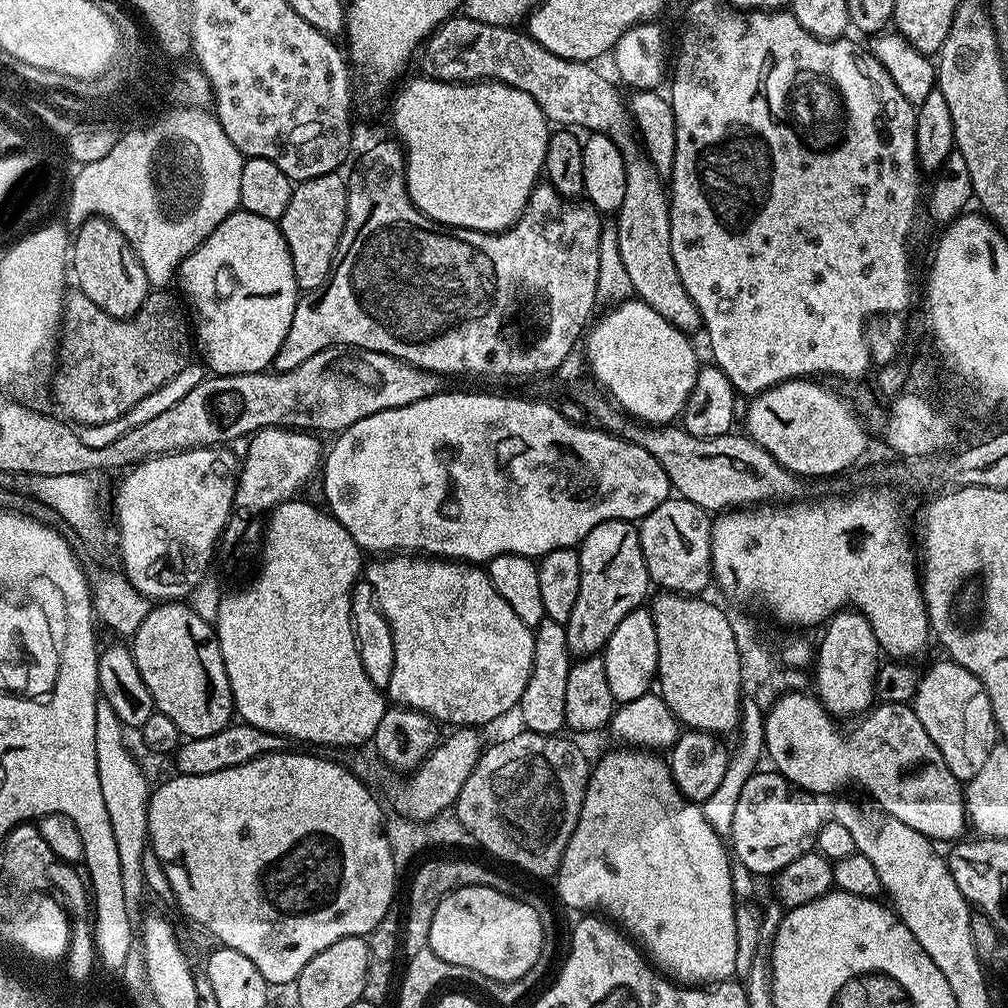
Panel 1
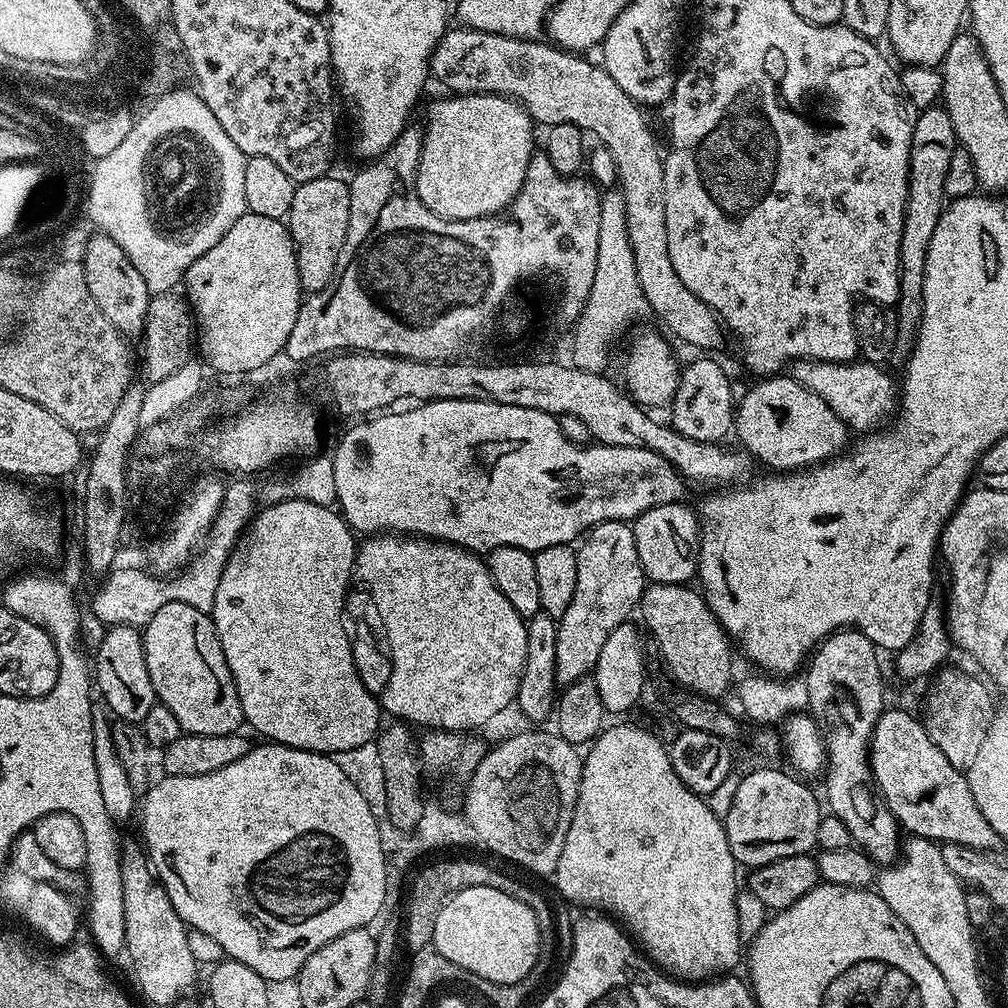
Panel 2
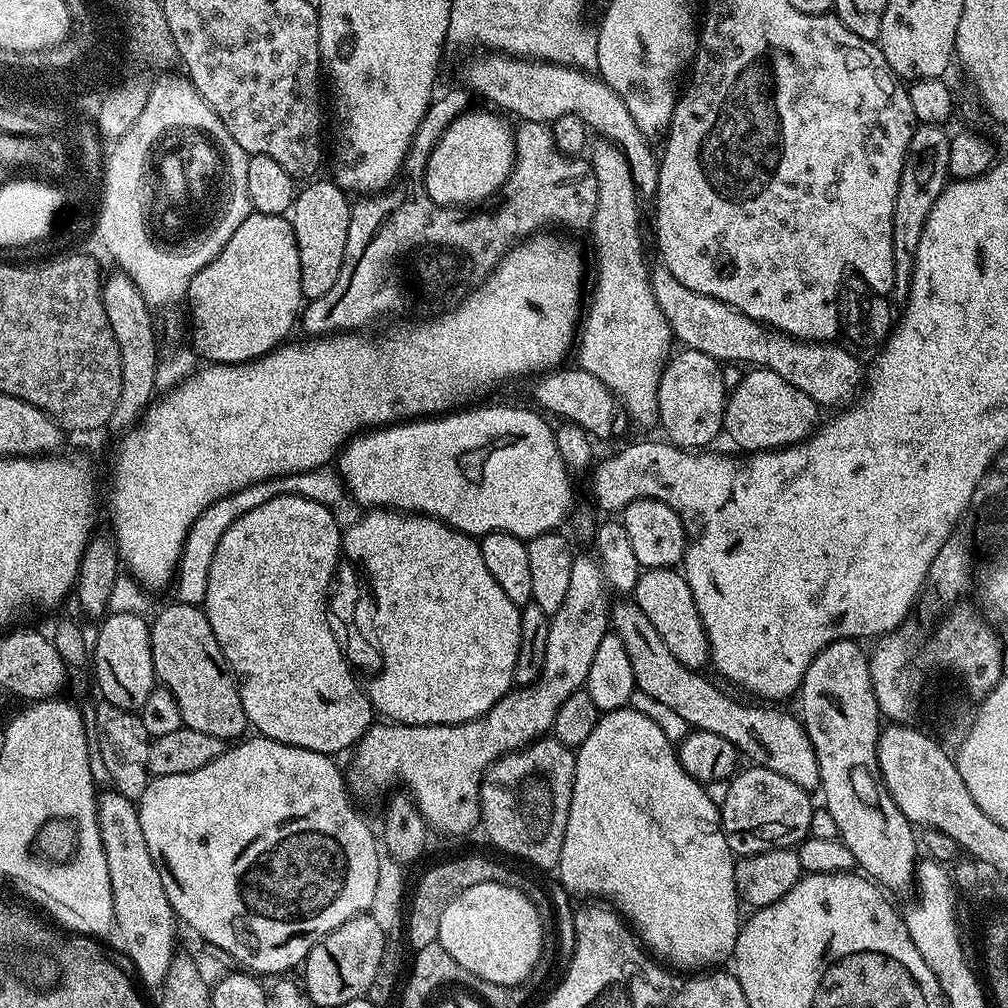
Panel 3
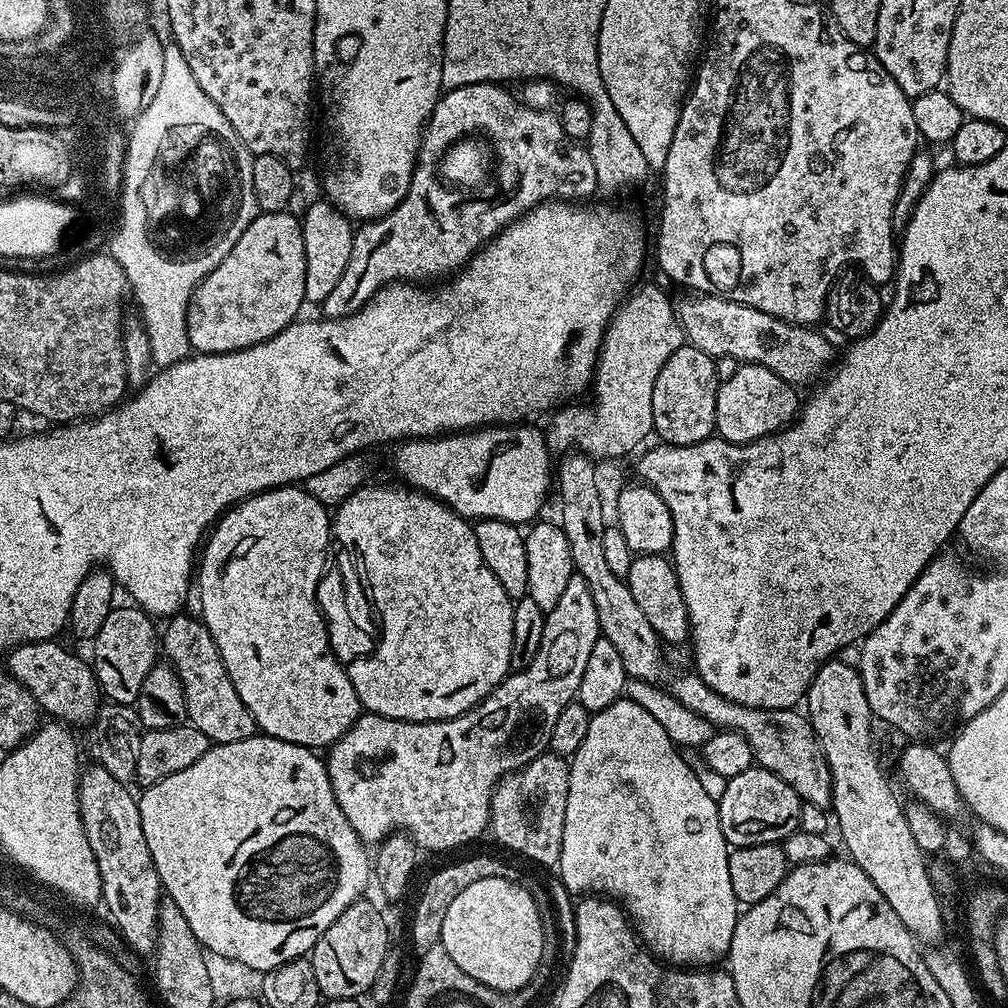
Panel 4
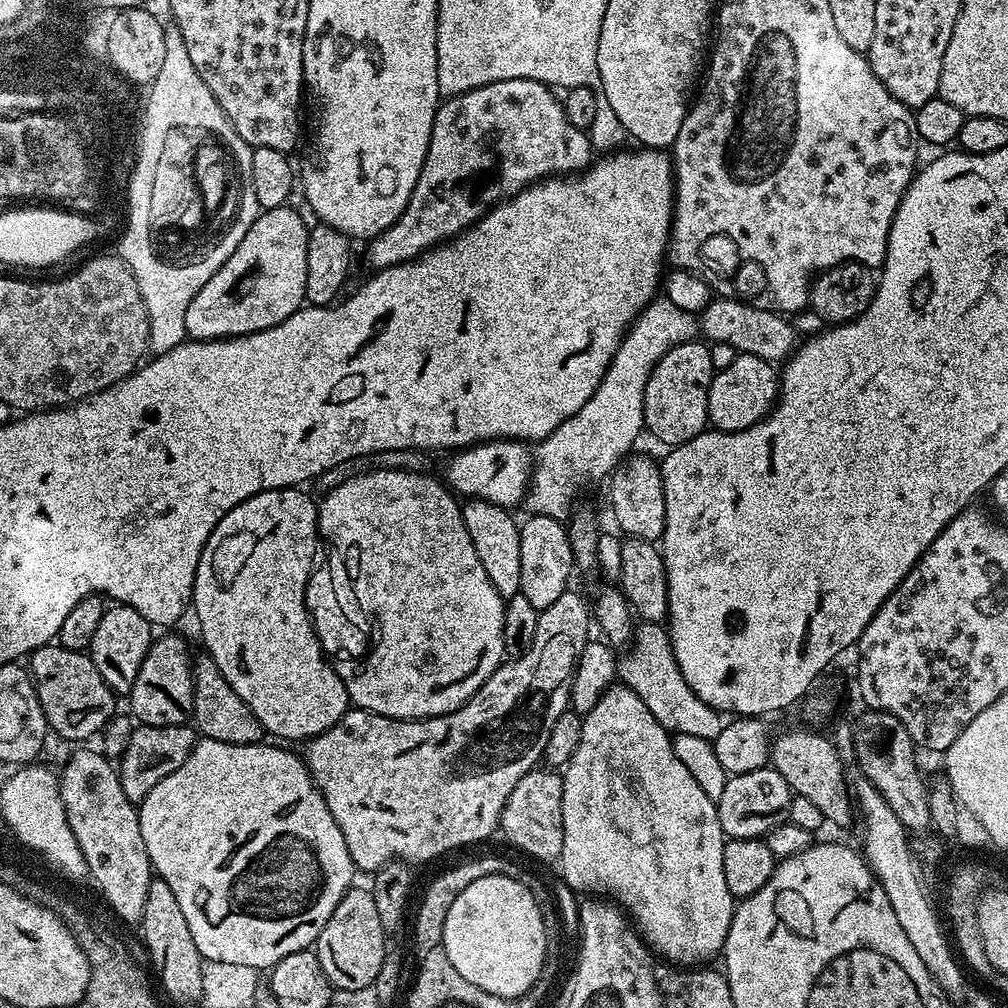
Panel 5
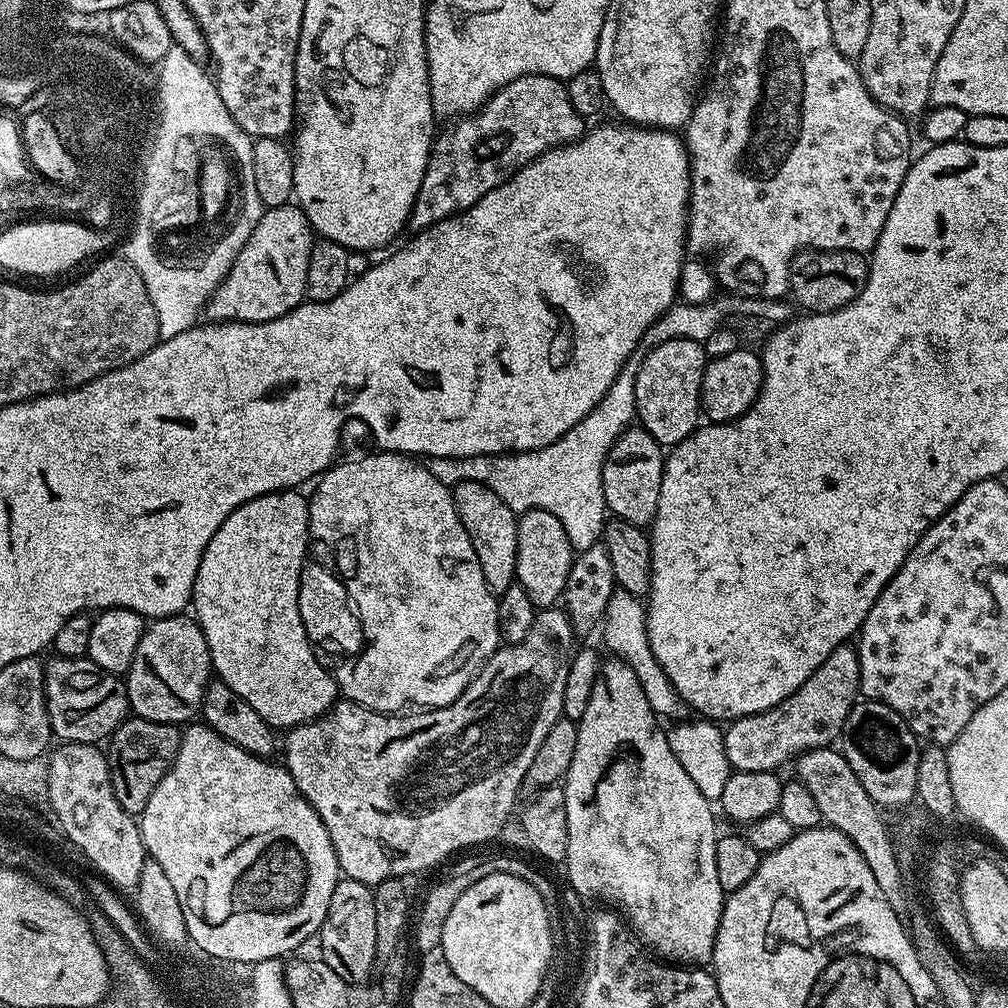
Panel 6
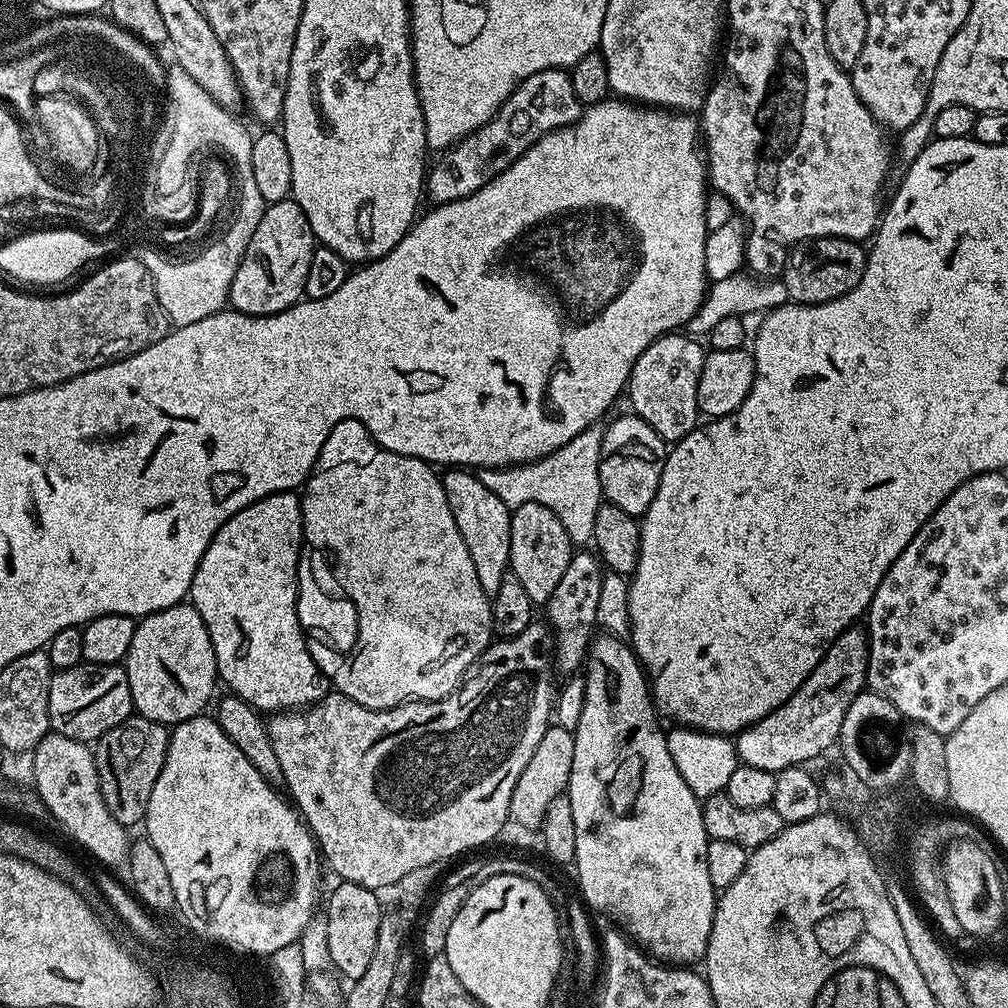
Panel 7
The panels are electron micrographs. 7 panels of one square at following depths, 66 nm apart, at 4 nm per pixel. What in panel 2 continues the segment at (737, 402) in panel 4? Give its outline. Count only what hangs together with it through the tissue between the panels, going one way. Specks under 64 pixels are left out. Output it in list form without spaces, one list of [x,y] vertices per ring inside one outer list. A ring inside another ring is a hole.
[[[790,374],[765,376],[755,383],[735,405],[734,436],[740,439],[739,447],[759,463],[761,460],[769,464],[772,470],[799,470],[831,460],[849,443],[848,425],[838,418],[838,414],[834,414],[834,410],[830,410],[830,406],[826,406],[826,402],[822,402],[822,398],[818,398],[818,394],[814,394],[814,390],[806,390],[806,386],[802,386]]]

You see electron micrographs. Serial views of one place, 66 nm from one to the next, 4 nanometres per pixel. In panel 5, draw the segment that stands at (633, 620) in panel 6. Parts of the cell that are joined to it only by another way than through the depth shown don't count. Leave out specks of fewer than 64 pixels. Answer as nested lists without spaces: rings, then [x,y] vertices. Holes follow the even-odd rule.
[[[639,623],[634,632],[634,641],[626,651],[624,656],[622,654],[617,659],[617,677],[649,707],[650,714],[653,714],[659,725],[670,734],[690,734],[708,741],[716,740],[724,729],[725,719],[716,708],[702,702],[690,690],[673,656],[671,637],[661,623]]]

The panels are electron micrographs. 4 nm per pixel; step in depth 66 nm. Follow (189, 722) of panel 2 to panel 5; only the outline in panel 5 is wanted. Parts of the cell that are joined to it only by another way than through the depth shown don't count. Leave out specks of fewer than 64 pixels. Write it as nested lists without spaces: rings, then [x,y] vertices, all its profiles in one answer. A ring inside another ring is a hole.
[[[207,654],[195,657],[192,669],[192,681],[194,682],[194,706],[192,707],[192,720],[194,727],[201,737],[212,737],[222,742],[231,744],[258,744],[265,739],[264,727],[254,718],[250,706],[234,694],[234,686],[222,678],[222,670],[212,661]]]

